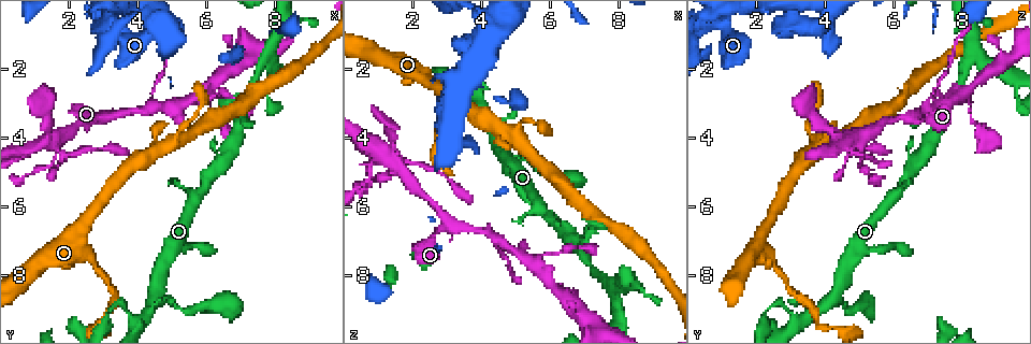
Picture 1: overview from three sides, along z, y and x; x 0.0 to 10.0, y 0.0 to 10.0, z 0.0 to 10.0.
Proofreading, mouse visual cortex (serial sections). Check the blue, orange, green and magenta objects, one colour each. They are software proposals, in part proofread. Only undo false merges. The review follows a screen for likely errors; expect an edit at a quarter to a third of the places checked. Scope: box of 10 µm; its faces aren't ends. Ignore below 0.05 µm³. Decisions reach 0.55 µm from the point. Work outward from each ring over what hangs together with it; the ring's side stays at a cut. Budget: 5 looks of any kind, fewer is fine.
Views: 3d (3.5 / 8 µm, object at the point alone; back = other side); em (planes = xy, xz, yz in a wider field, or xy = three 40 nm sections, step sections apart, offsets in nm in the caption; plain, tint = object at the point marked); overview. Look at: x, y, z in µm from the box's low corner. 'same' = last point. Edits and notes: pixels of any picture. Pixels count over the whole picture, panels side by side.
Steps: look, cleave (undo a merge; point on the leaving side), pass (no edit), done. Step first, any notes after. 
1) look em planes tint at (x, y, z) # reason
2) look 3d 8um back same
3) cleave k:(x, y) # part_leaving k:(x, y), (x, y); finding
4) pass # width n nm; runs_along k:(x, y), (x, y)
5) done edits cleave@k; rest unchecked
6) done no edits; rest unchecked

look 3d 8um at (3.00, 3.40, 6.45) # three-way junction

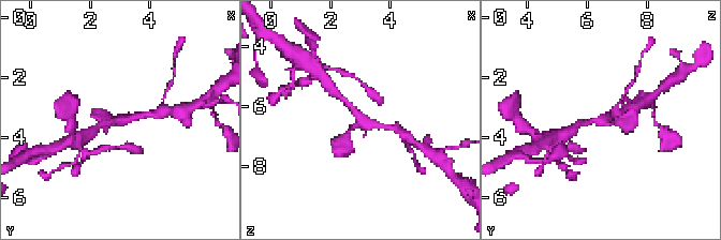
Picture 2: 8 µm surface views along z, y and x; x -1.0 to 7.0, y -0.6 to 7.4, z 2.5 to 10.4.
look 3d 3.5um same

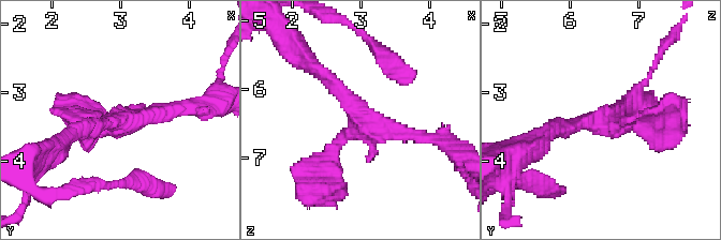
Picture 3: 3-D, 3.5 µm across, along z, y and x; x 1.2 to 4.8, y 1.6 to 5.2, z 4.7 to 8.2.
pass # runs_along 3:(327, 173), (361, 115), (313, 65); all the same cell

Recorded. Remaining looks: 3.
look 3d 3.5um at (7.75, 1.75, 8.25) # a fork

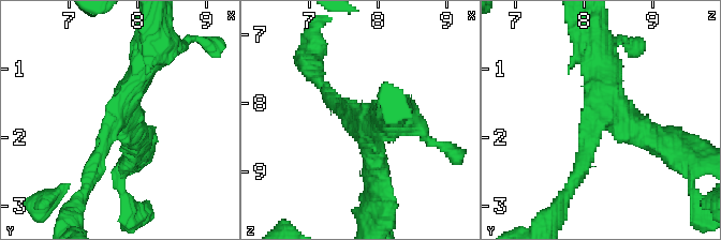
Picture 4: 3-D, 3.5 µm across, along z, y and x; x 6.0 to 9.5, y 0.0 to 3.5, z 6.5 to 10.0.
look em xy step 1 tint at (7.75, 1.70, 8.30) # arms 3; arm_widths 250, 350, 400 nm; shape alone is not enough

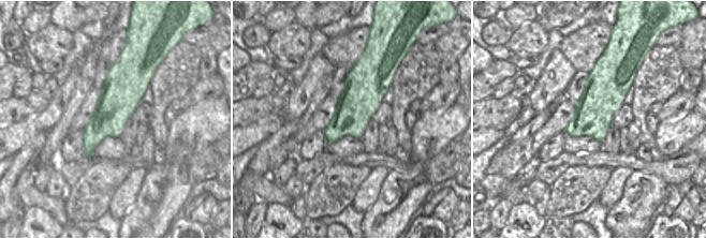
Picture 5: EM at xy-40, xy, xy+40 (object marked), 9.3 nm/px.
look em planes tint same

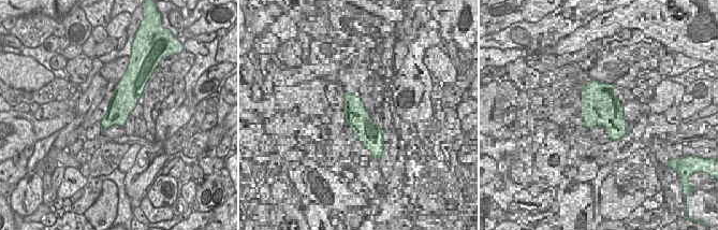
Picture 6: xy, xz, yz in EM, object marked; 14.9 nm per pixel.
pass # width 380 nm; runs_along 4:(90, 173), (149, 54); continuous, no second cell

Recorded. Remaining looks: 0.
done no edits; rest unchecked

